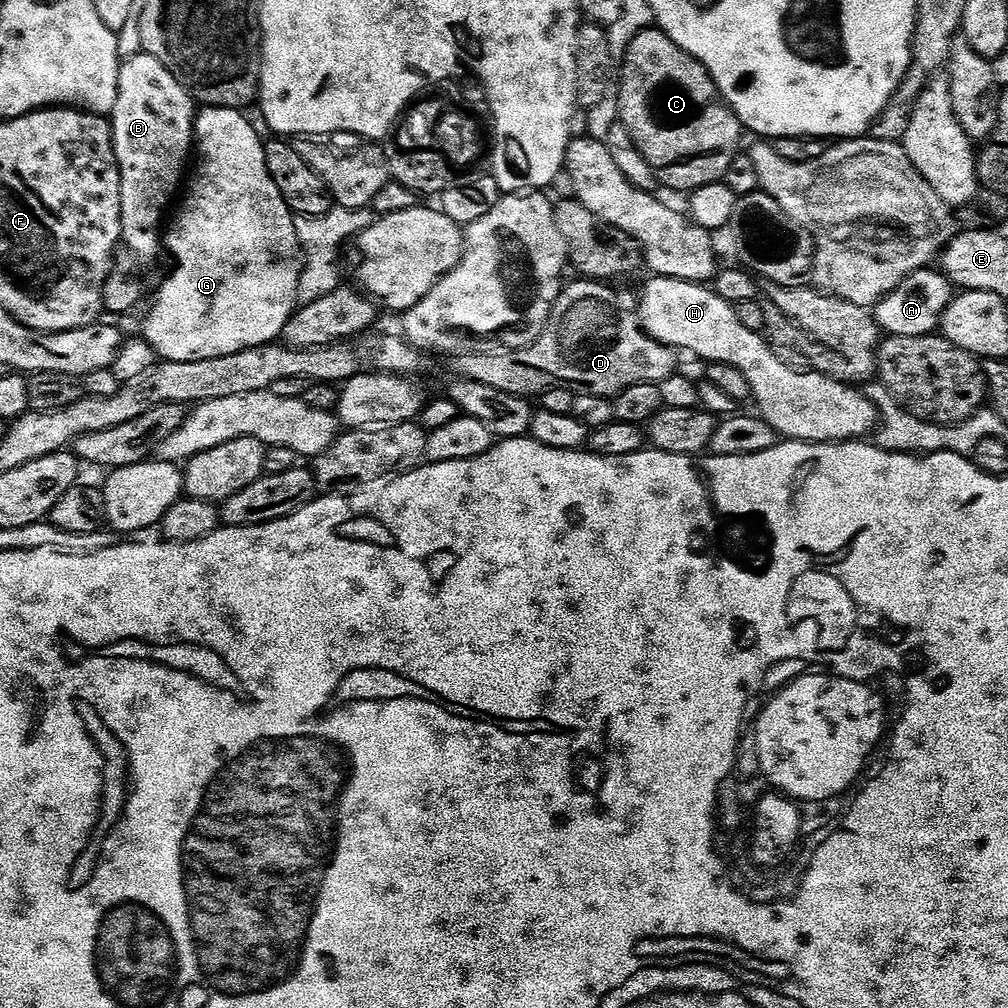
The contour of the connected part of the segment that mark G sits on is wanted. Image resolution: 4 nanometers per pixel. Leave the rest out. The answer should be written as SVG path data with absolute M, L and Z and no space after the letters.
M201 107L196 114L196 134L194 137L194 167L186 180L186 187L179 197L180 209L176 217L167 225L162 236L162 244L166 256L172 259L172 273L164 280L164 285L157 290L152 300L149 321L146 322L143 337L149 346L163 359L170 362L198 362L206 358L218 358L226 354L238 354L247 348L257 348L263 344L279 341L284 334L286 322L295 314L298 307L298 290L300 289L300 273L302 271L302 253L298 234L296 233L296 216L287 202L282 198L278 186L274 186L274 178L270 178L270 170L266 170L265 141L260 140L256 128L247 120L243 111L235 108Z

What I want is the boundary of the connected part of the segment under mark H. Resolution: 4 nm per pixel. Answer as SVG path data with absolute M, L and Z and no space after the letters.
M653 275L648 279L652 280L645 282L638 307L644 333L667 348L685 348L701 356L704 362L742 370L746 382L750 382L752 400L760 407L757 408L759 415L781 437L811 440L813 444L856 442L875 429L876 408L859 387L815 370L790 370L790 366L779 360L773 345L759 331L747 329L737 318L733 305L727 304L711 287L669 276Z

